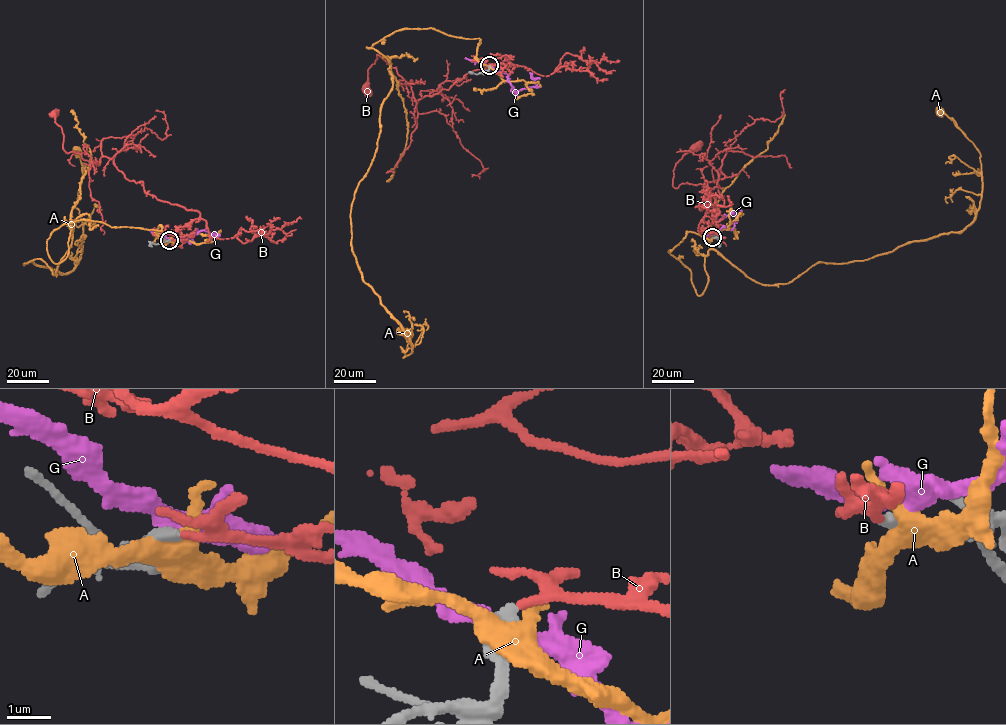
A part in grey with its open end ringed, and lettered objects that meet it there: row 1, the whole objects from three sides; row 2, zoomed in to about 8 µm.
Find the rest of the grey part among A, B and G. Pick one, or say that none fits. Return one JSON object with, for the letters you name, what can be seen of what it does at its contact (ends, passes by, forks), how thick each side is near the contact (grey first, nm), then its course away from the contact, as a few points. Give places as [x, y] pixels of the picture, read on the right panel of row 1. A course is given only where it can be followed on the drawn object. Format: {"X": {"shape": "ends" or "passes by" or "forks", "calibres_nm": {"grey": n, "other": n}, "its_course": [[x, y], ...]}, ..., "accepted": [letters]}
{"B": {"shape": "forks", "calibres_nm": {"grey": 320, "other": 130}, "its_course": [[712, 237], [701, 203], [717, 188], [717, 171], [725, 176], [672, 186], [675, 163], [695, 148]]}, "accepted": ["B"]}

